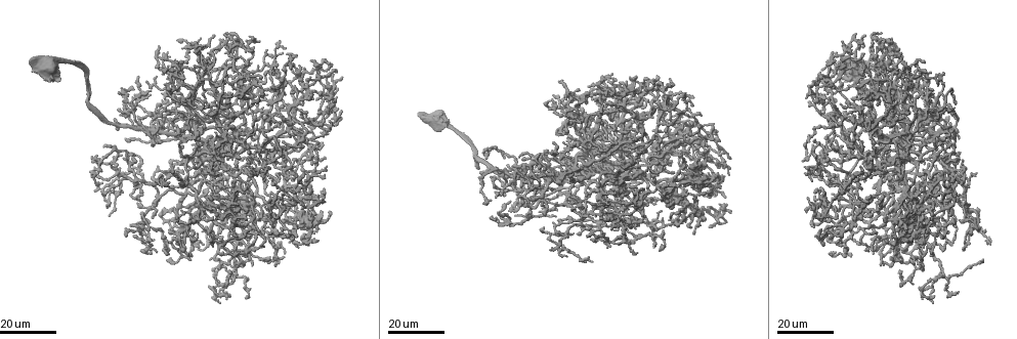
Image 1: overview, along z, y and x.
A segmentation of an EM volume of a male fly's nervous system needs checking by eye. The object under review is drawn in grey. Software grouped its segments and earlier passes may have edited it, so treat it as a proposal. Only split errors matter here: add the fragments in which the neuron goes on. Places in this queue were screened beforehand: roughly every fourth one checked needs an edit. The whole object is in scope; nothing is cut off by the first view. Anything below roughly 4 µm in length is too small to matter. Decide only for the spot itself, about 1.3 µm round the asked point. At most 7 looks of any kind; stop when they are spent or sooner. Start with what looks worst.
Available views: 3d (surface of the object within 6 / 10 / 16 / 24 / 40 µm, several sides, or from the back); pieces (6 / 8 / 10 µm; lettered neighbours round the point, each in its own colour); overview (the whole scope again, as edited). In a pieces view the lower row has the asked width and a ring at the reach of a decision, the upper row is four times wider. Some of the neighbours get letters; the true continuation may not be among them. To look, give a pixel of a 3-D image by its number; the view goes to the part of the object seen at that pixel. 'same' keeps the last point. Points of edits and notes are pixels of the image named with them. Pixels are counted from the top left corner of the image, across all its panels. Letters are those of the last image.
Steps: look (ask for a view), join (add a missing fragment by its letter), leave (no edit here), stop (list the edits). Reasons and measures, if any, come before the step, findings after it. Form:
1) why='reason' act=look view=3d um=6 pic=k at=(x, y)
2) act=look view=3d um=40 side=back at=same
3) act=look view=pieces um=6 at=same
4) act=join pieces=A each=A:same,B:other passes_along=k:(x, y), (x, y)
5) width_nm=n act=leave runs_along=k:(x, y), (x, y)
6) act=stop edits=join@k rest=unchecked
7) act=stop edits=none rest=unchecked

why='free end' act=look view=3d um=16 pic=1 at=(133, 89)

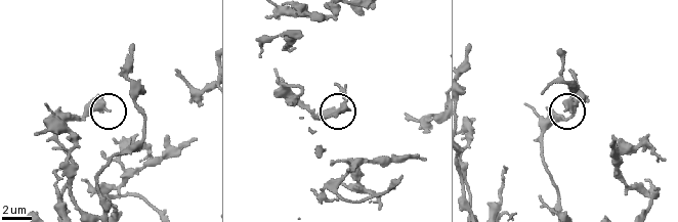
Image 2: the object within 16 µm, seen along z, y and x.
act=look view=pieces um=10 pic=2 at=(330, 108)

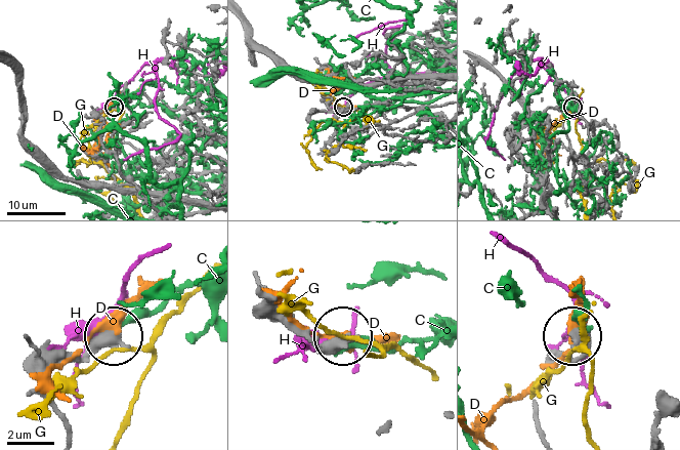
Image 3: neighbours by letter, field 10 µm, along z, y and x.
width_nm=470 act=leave each=C:other,D:other,G:other,H:other runs_along=3:(67, 433), (47, 374), (114, 335) found='none of them fits'

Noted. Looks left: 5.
why='branch stops here' act=look view=3d um=24 pic=1 at=(971, 231)

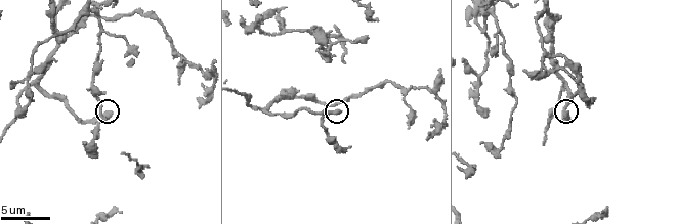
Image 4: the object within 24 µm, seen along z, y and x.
act=look view=pieces um=10 pic=4 at=(565, 114)

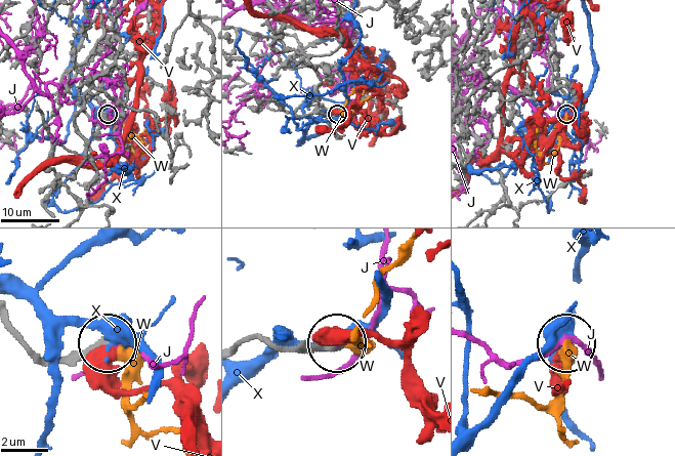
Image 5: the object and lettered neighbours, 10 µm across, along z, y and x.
act=join pieces=W each=J:other,V:other,W:same,X:other found='the neuron continues'

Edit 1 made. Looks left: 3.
why='an open end' act=look view=3d um=6 pic=4 at=(128, 65)

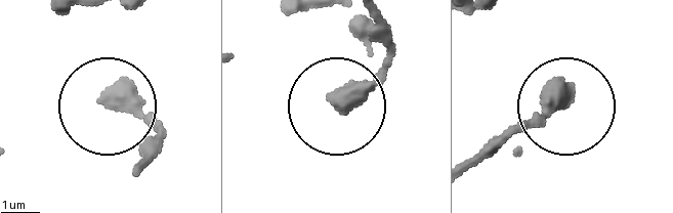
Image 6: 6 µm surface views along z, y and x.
act=look view=pieces um=6 pic=6 at=(334, 97)

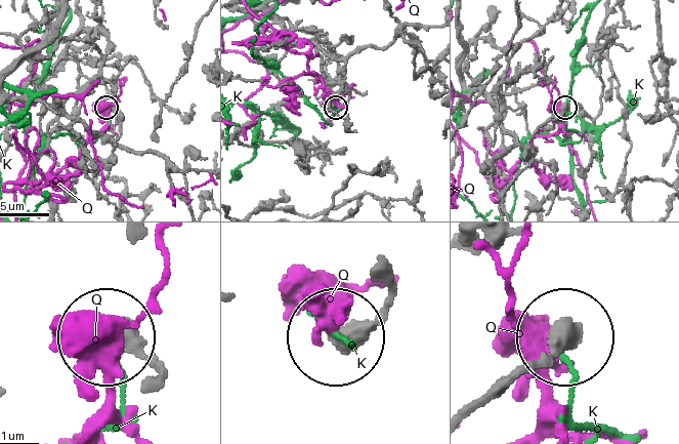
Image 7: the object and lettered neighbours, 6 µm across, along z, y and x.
act=leave each=K:other,Q:other found='no lettered fragment goes on from it'

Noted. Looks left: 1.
act=stop edits=join@5 rest=unchecked

